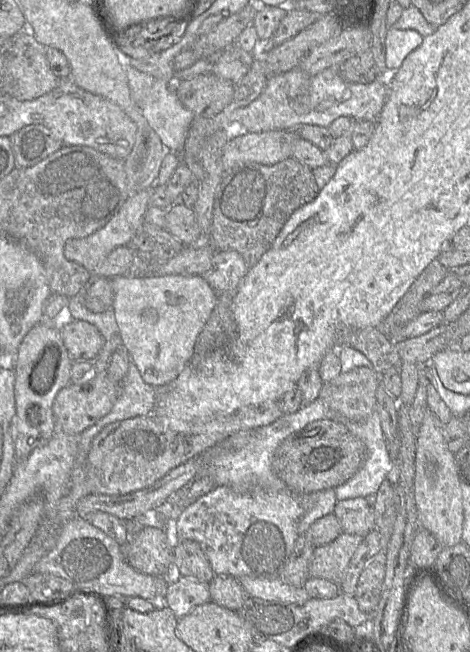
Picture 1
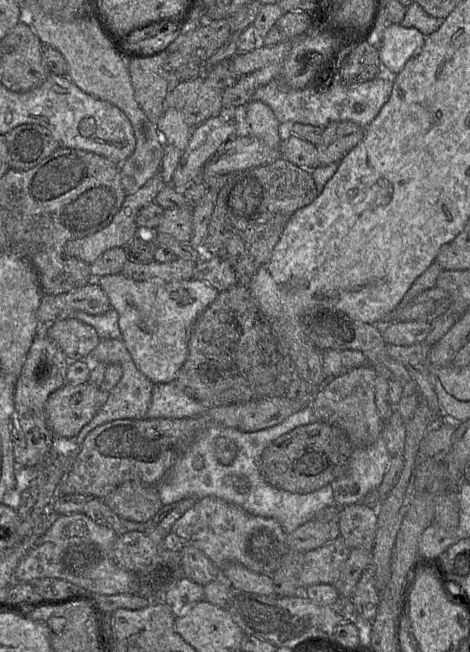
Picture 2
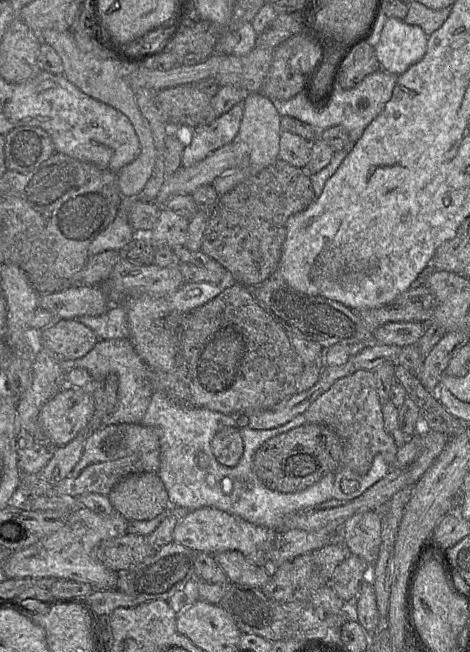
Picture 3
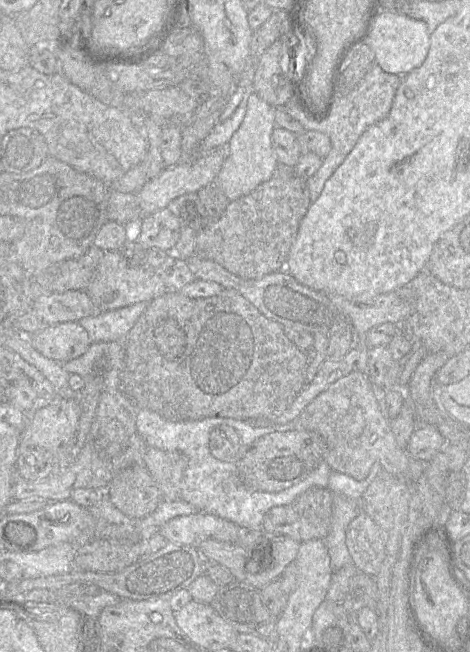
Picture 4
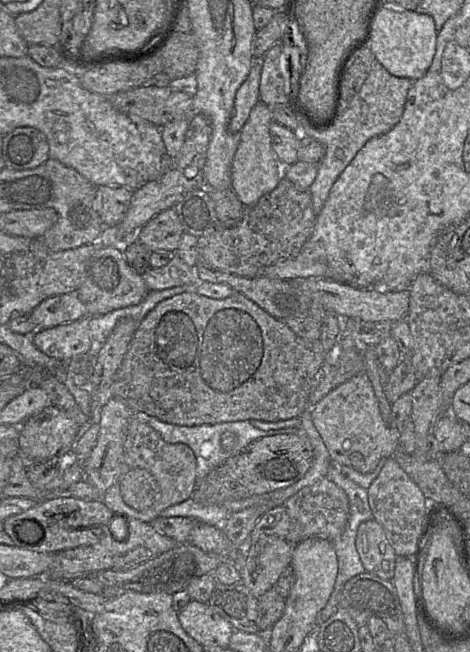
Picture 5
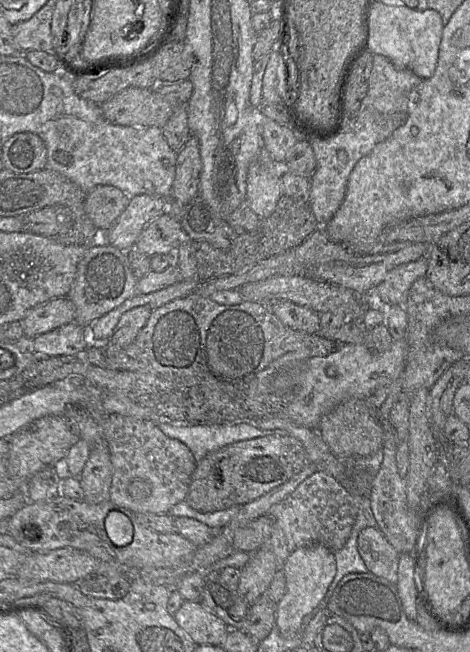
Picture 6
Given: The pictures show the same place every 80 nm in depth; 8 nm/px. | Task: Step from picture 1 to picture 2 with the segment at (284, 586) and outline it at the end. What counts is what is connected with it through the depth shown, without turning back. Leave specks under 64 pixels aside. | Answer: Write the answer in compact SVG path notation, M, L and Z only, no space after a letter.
M240 563L226 564L220 569L233 588L260 595L275 595L272 576L251 571Z

